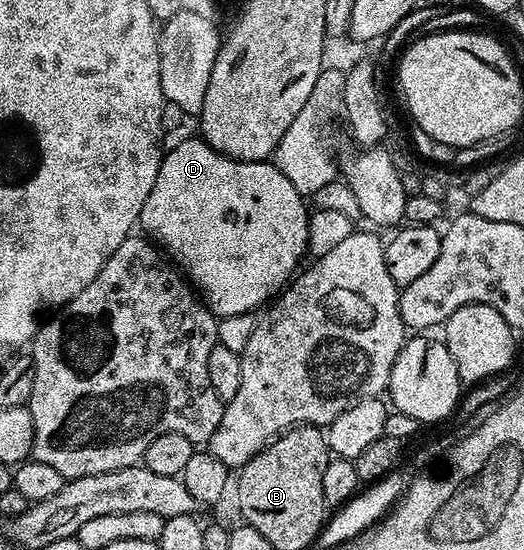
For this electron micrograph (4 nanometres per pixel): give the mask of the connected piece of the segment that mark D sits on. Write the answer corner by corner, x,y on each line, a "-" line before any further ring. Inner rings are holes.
193,135
193,137
186,138
185,141
178,142
169,153
167,150
161,156
158,179
154,179
154,188
150,191
150,195
146,195
146,203
142,203
138,225
141,230
144,228
150,236
157,237
172,252
173,259
188,272
186,277
191,288
199,294
213,315
221,318
243,313
255,314
261,307
267,306
291,282
298,269
296,264
306,257
310,209
309,206
304,206
304,201
305,198
296,190
294,183
290,183
290,179
286,179
286,175
282,175
280,168
271,160
239,161
214,151
203,139

